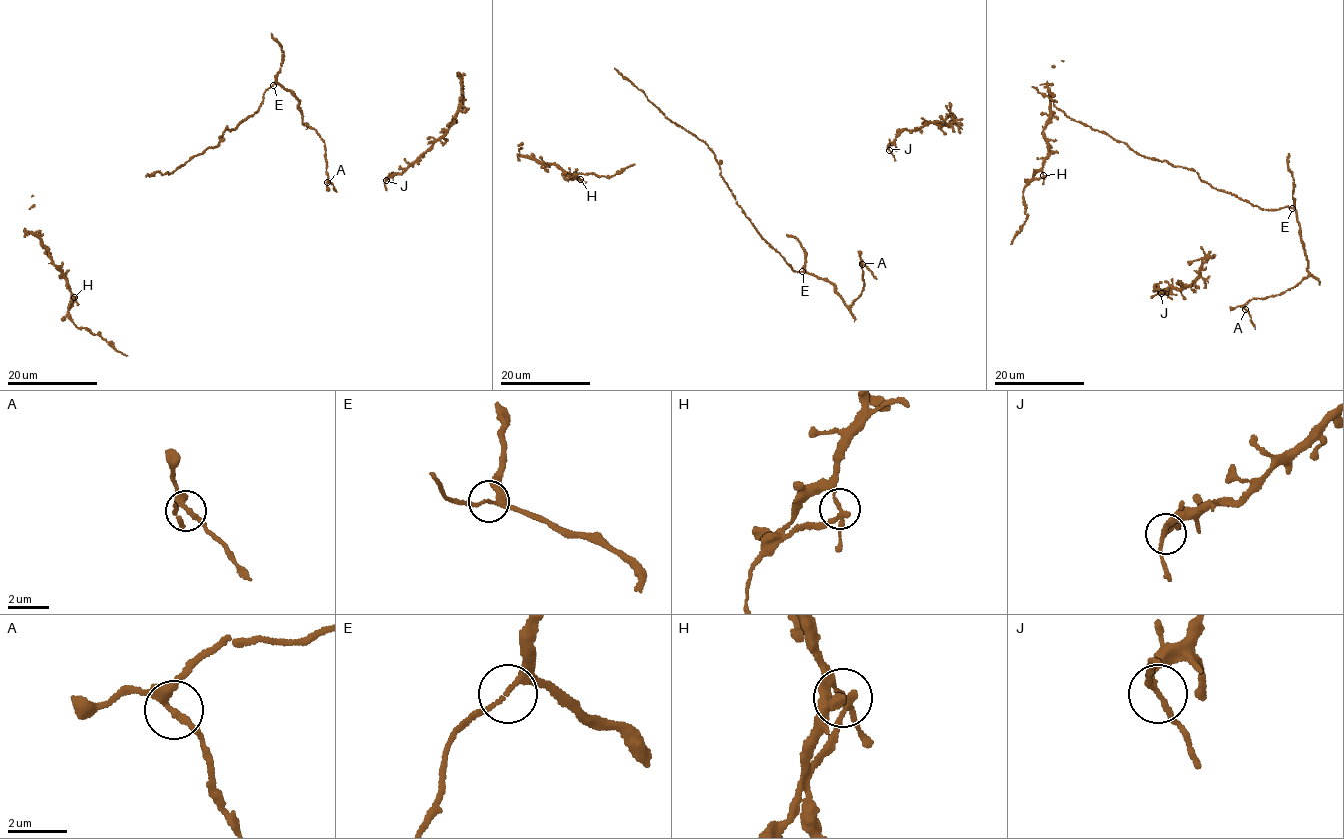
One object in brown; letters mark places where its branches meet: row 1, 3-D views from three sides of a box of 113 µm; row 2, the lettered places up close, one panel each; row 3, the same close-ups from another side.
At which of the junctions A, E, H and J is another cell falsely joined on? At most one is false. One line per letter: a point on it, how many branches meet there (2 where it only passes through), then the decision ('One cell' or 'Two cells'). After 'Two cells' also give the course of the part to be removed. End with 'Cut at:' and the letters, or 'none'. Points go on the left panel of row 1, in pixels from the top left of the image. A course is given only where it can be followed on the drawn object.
A: Place: (327, 182). Branches: 3. One cell
E: Place: (273, 85). Branches: 3. One cell
H: Place: (74, 297). Branches: 3. Two cells. Course of the part to remove: (74, 297), (69, 312), (74, 324), (100, 335), (127, 355)
J: Place: (386, 180). Branches: 3. One cell
Cut at: H

